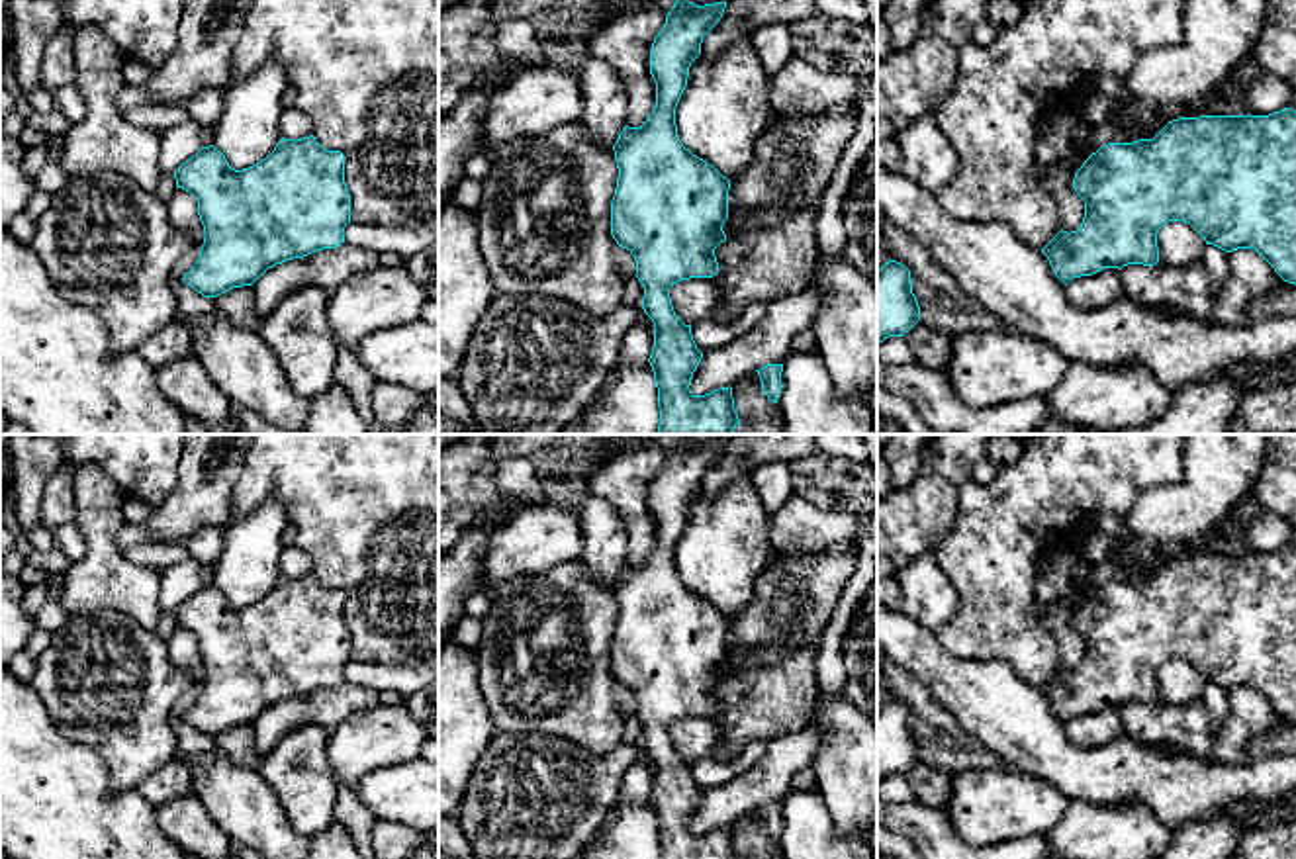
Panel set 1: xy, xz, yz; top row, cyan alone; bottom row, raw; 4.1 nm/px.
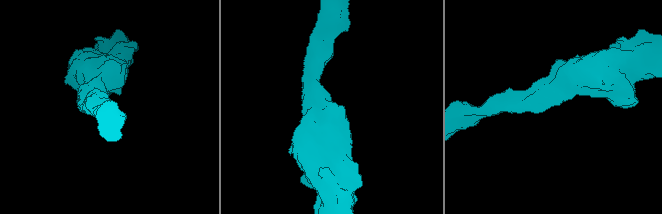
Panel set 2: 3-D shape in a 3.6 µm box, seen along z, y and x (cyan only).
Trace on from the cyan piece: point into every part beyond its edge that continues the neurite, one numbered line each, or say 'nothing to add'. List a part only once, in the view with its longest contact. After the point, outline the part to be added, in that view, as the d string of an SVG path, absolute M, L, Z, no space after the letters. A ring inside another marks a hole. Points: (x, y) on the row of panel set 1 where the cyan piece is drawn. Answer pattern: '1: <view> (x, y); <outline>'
nothing to add

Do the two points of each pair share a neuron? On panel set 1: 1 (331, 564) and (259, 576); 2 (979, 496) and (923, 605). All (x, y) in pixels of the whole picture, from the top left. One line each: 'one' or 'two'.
1: two
2: two

